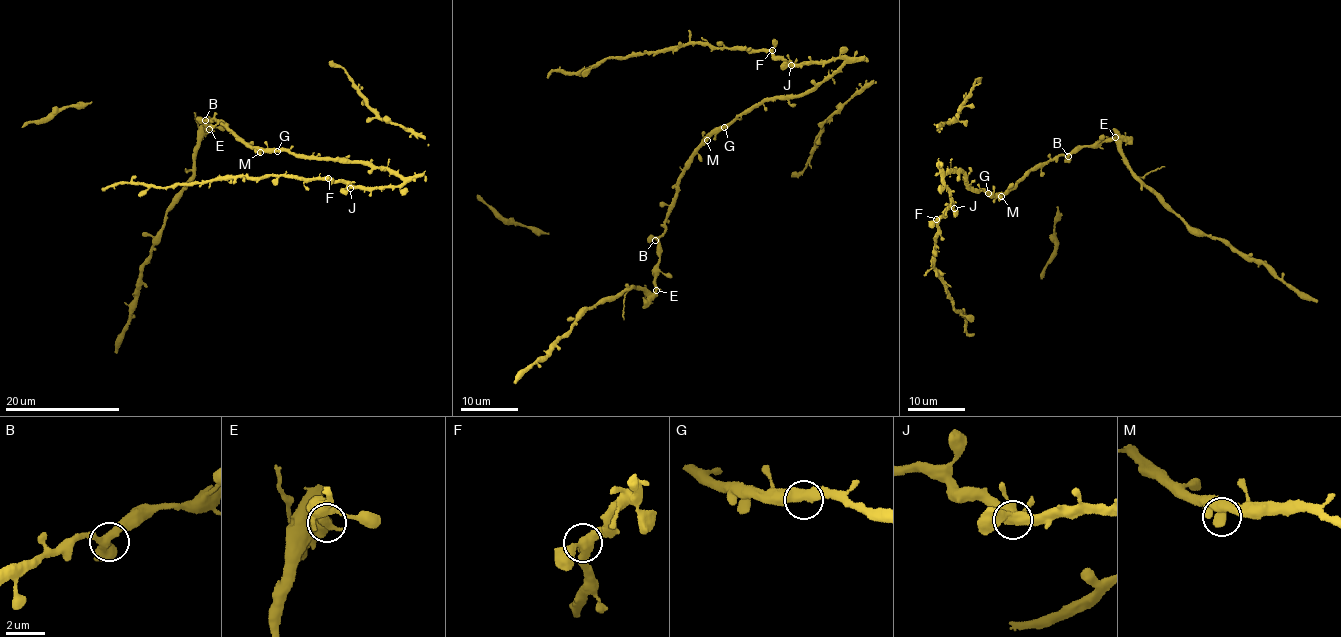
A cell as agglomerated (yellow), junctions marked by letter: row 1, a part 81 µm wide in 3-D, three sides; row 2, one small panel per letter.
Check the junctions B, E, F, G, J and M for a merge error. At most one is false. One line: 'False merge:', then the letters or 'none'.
False merge: E

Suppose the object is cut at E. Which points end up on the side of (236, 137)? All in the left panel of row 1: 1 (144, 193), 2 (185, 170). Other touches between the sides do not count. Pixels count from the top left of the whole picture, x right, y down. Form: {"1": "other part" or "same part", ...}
{"1": "same part", "2": "other part"}

